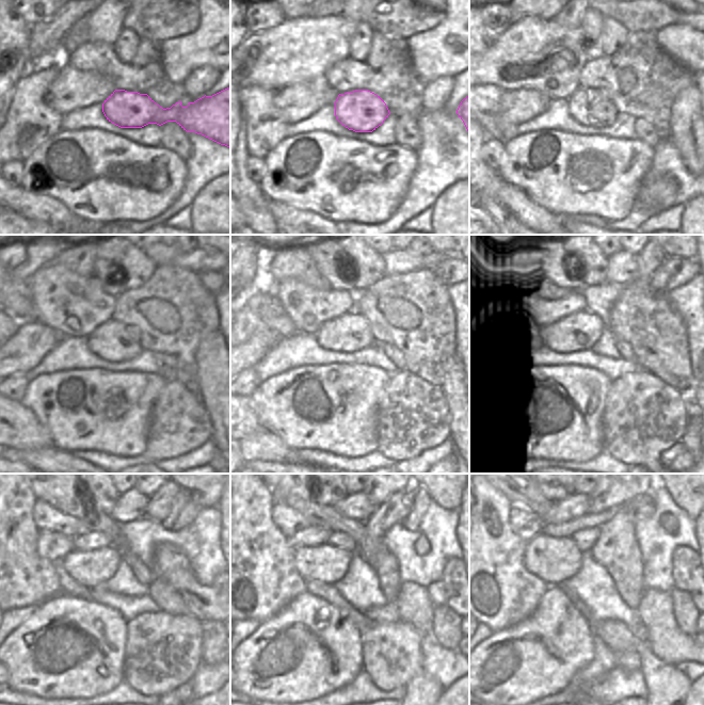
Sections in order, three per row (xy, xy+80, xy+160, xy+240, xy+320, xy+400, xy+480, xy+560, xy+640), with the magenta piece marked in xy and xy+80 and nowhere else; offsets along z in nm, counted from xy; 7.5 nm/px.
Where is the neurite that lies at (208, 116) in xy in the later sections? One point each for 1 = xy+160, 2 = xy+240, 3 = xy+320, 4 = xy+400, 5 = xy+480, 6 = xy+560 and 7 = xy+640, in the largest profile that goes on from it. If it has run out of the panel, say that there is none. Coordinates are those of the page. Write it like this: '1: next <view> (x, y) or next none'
1: next xy+160 (593, 108)
2: next xy+240 (114, 341)
3: next xy+320 (351, 332)
4: next xy+400 (580, 331)
5: next xy+480 (94, 567)
6: next xy+560 (332, 565)
7: next xy+640 (569, 563)

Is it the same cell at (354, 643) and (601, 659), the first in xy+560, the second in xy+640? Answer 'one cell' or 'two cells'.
two cells

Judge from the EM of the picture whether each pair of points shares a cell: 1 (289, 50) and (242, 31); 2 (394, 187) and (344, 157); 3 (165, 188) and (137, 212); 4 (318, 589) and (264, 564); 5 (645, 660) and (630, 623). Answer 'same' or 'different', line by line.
1: different
2: same
3: same
4: different
5: different

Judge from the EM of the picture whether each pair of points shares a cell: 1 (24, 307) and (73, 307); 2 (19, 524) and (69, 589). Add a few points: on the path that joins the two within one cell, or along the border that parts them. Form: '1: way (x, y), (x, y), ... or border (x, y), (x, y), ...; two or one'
1: border (28, 283), (33, 299), (36, 321); two
2: border (53, 563), (62, 592); two

